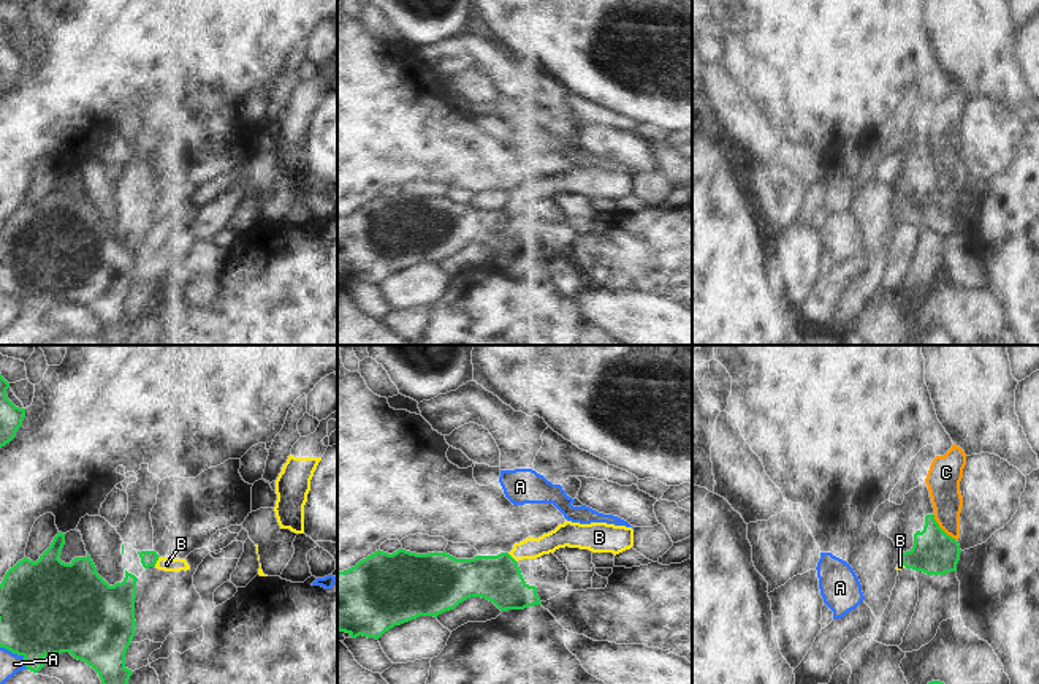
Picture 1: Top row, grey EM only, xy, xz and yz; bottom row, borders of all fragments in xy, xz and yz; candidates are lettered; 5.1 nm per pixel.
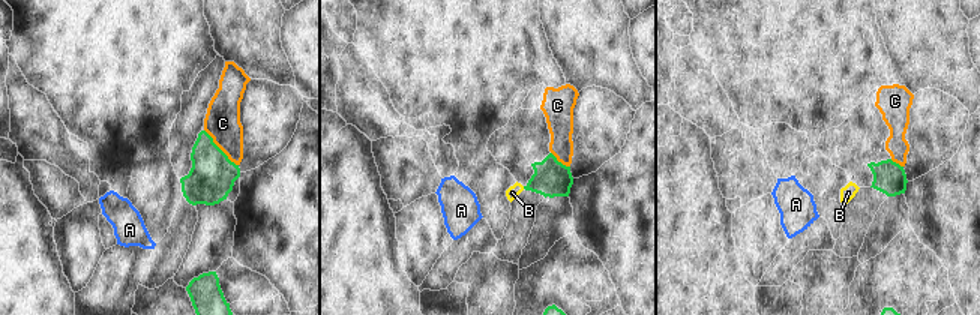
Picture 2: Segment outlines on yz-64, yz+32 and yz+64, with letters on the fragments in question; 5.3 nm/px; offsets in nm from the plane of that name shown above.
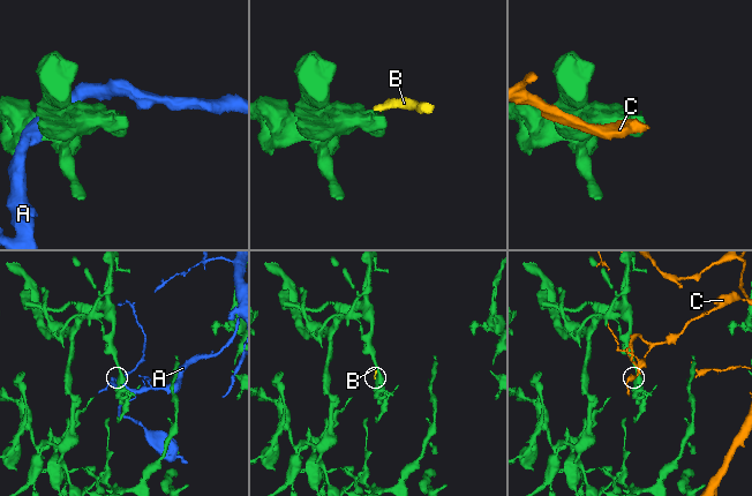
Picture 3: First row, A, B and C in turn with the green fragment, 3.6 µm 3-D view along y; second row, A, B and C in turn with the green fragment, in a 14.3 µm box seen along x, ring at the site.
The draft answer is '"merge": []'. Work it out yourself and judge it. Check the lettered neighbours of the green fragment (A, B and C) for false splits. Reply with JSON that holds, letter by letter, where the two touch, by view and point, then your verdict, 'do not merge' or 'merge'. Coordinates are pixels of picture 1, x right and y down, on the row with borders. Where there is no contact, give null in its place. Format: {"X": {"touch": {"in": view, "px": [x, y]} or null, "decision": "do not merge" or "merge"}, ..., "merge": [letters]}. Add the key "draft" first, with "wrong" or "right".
{"draft": "right", "A": {"touch": {"in": "xy", "px": [18, 654]}, "decision": "do not merge"}, "B": {"touch": {"in": "xy", "px": [157, 559]}, "decision": "do not merge"}, "C": {"touch": {"in": "yz", "px": [941, 529]}, "decision": "do not merge"}, "merge": []}

